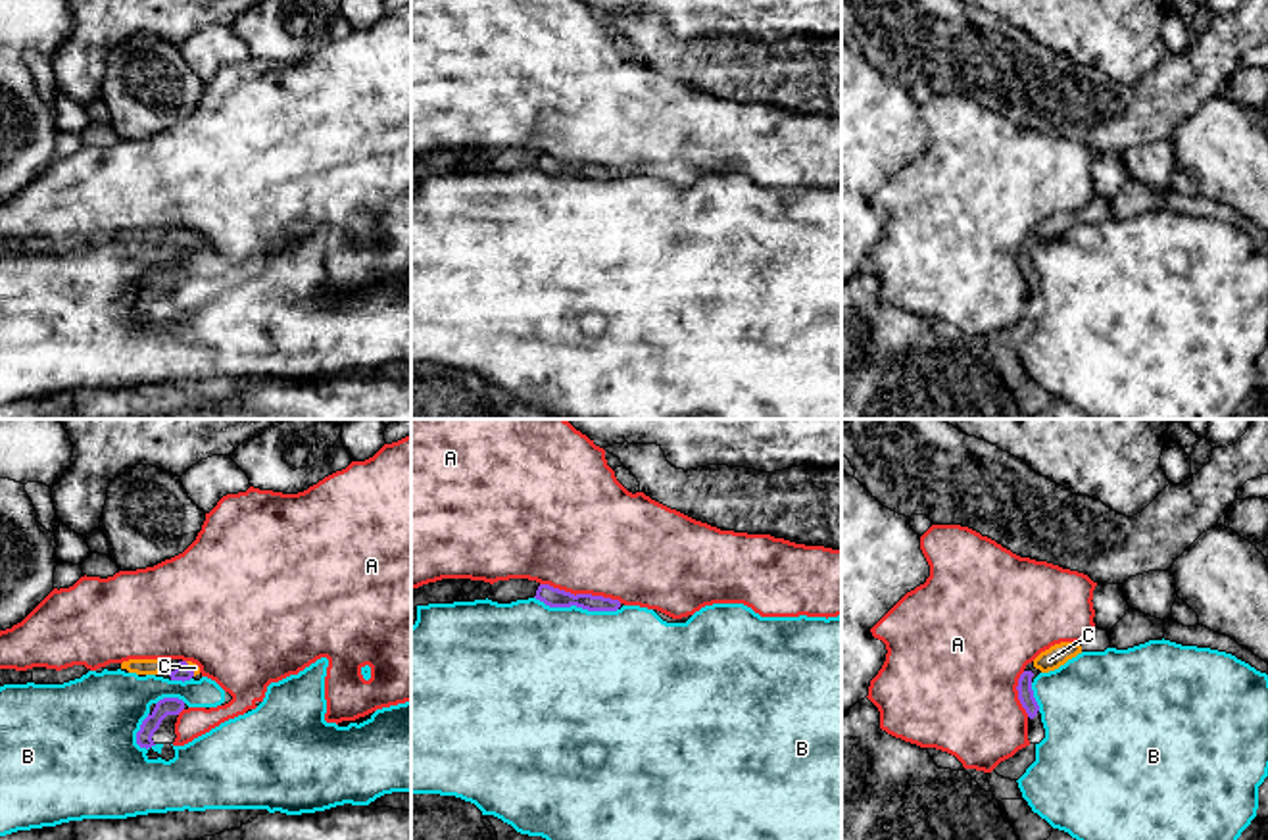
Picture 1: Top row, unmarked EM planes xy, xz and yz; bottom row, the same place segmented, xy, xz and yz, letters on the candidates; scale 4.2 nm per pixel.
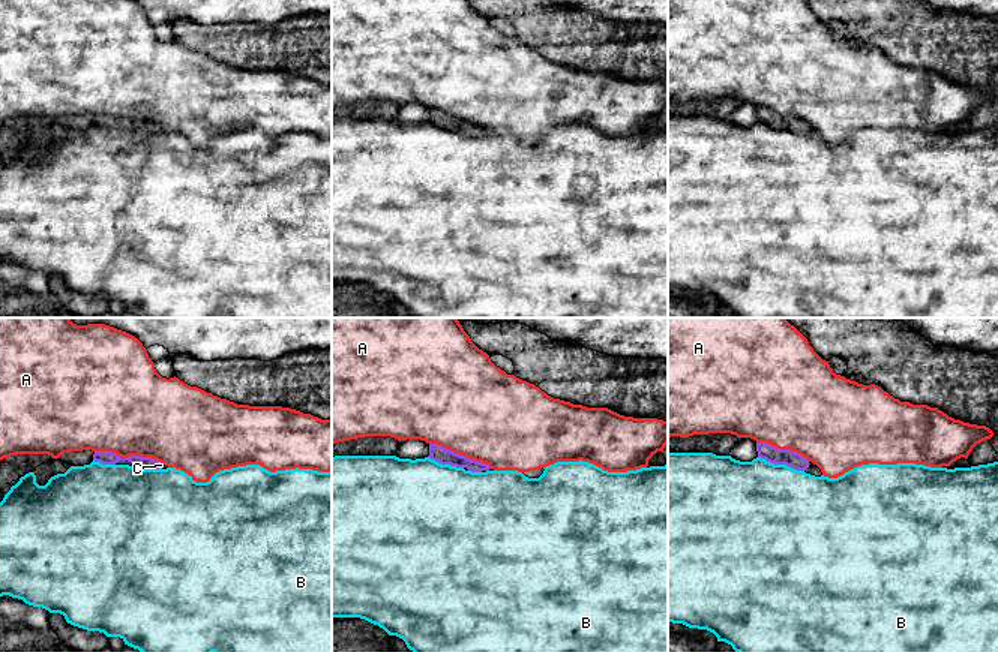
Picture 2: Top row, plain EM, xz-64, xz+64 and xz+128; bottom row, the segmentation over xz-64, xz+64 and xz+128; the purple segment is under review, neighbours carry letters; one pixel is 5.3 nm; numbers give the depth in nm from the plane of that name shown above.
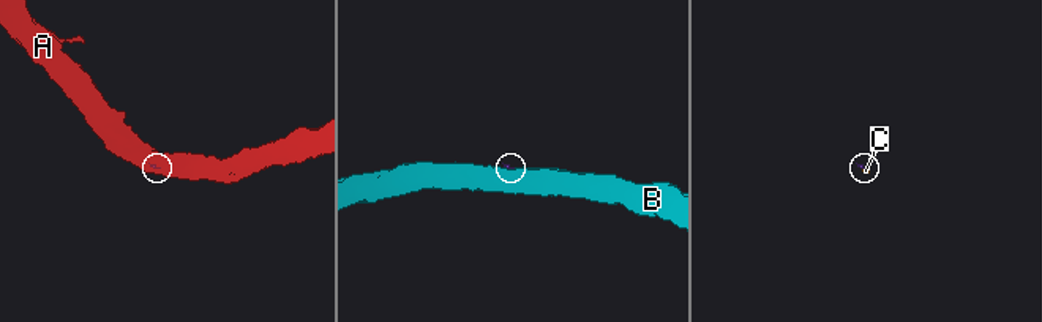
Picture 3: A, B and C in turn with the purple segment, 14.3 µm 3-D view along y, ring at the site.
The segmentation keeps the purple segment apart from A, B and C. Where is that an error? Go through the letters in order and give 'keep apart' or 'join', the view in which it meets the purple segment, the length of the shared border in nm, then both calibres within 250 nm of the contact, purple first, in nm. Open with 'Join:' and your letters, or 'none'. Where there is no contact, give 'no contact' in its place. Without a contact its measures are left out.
Join: C
A: keep apart | xz | 360 nm | 80/500 nm
B: keep apart | xz | 360 nm | 80/480 nm
C: join | xy | 80 nm | 70/40 nm

